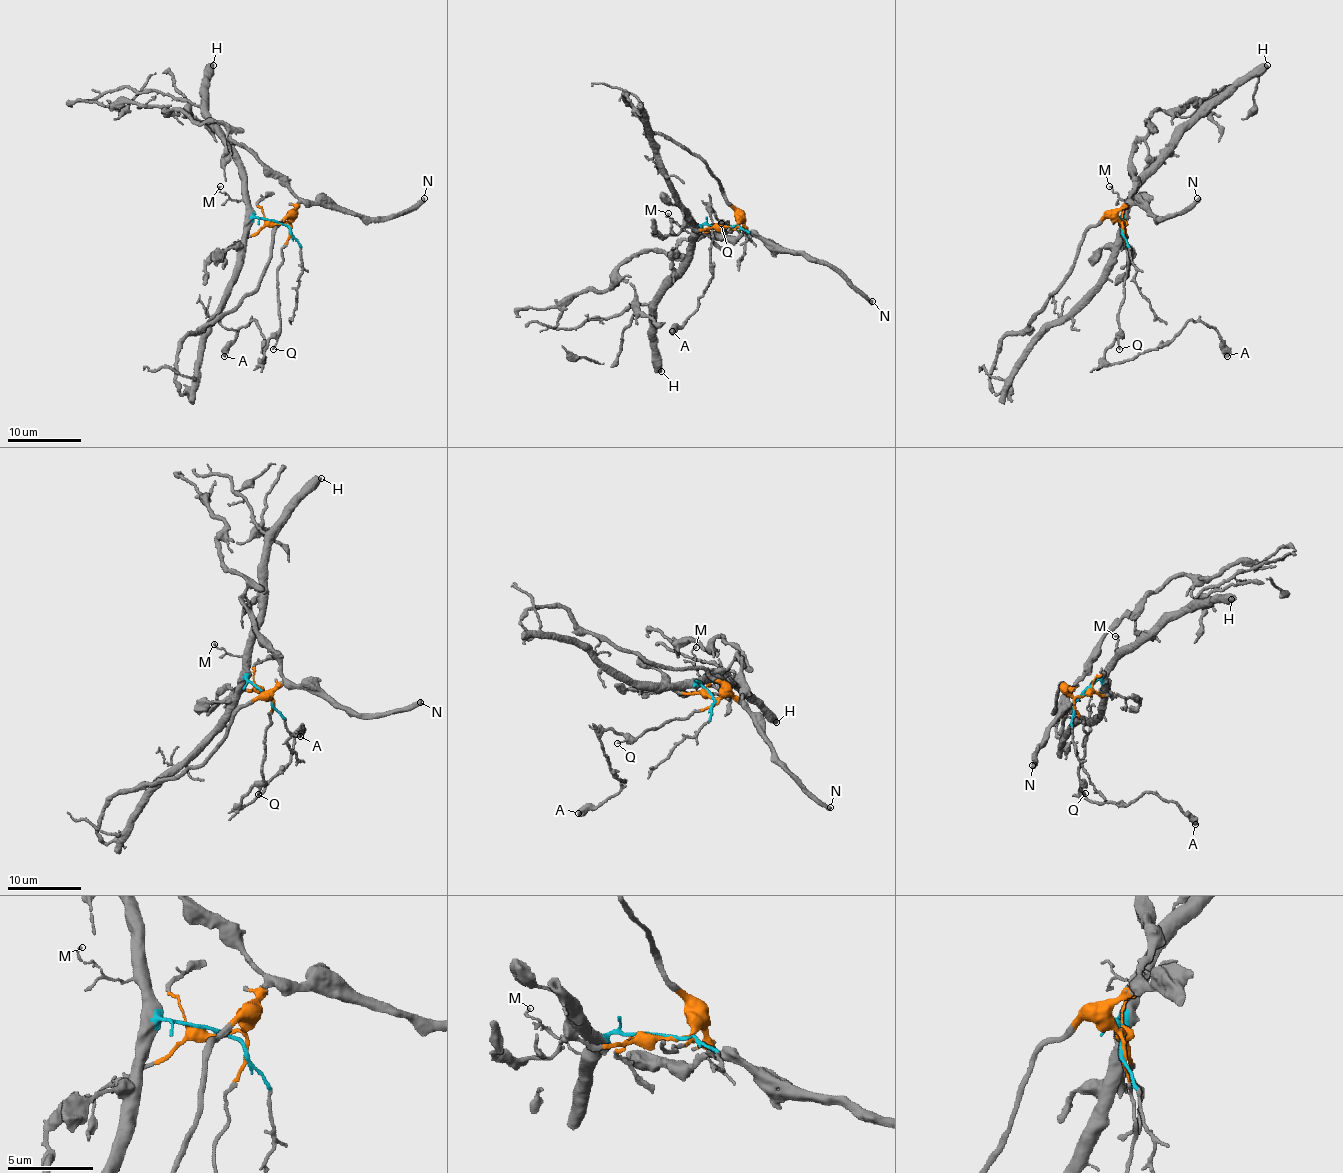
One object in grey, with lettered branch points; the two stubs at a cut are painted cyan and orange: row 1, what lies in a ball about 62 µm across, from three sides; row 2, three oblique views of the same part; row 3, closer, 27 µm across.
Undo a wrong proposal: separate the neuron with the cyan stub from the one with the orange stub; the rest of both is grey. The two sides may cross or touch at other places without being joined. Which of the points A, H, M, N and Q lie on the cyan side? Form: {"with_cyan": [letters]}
{"with_cyan": ["H", "M"]}

